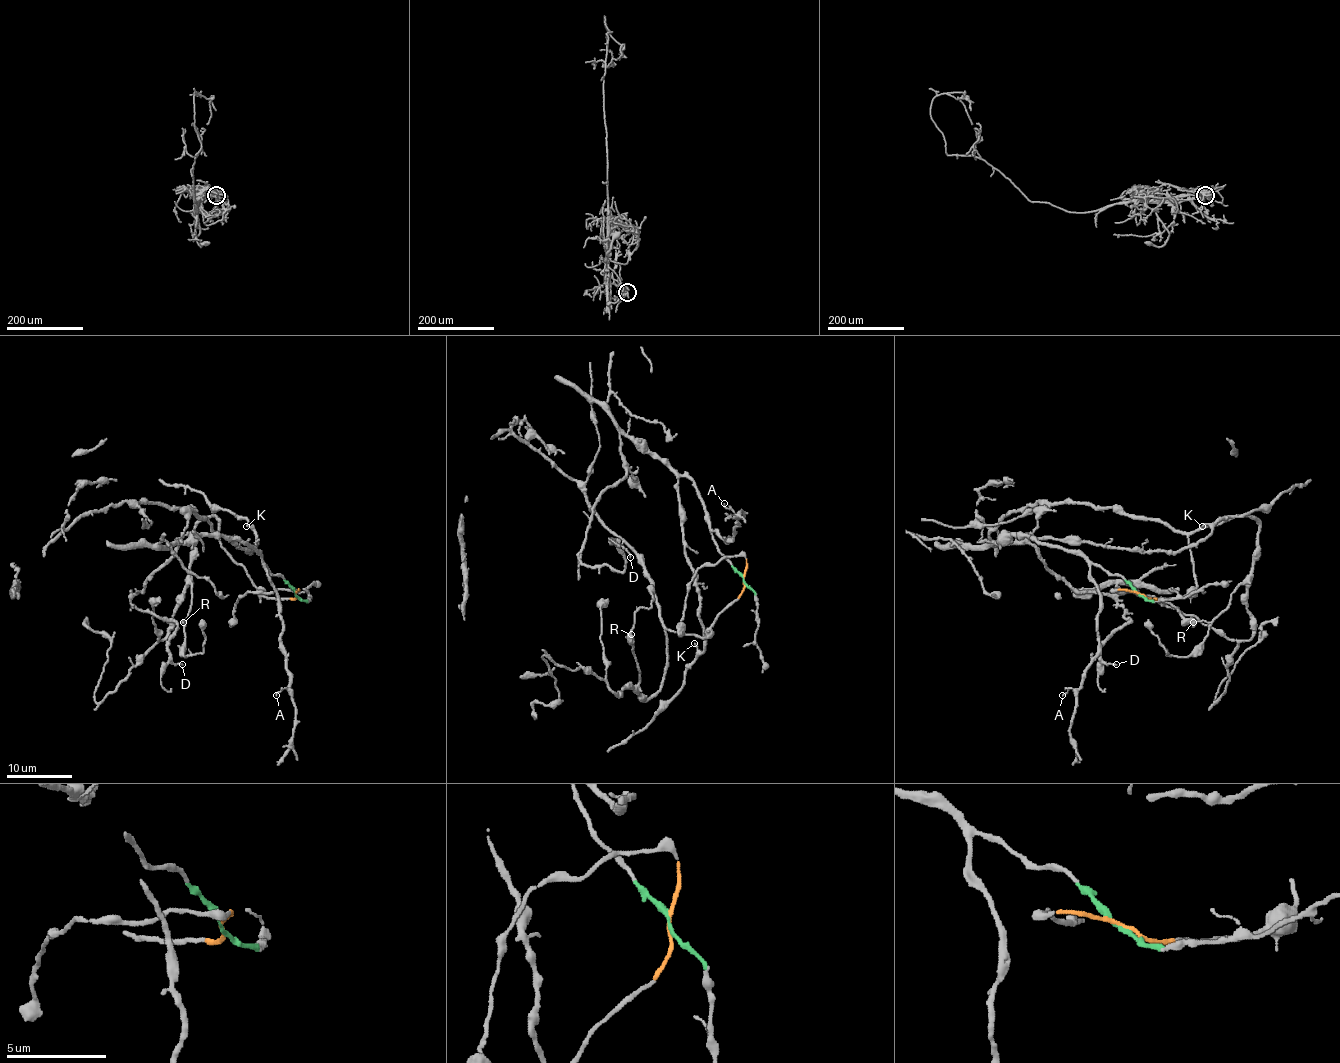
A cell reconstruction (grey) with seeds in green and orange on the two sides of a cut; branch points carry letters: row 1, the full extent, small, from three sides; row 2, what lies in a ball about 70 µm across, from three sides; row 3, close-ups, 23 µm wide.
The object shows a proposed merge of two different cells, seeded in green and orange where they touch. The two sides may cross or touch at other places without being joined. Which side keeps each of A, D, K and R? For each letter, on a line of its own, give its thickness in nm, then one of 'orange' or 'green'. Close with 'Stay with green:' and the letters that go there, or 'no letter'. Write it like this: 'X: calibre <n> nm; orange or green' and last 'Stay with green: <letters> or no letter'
A: calibre 110 nm; green
D: calibre 110 nm; green
K: calibre 100 nm; green
R: calibre 110 nm; orange
Stay with green: A, D, K

